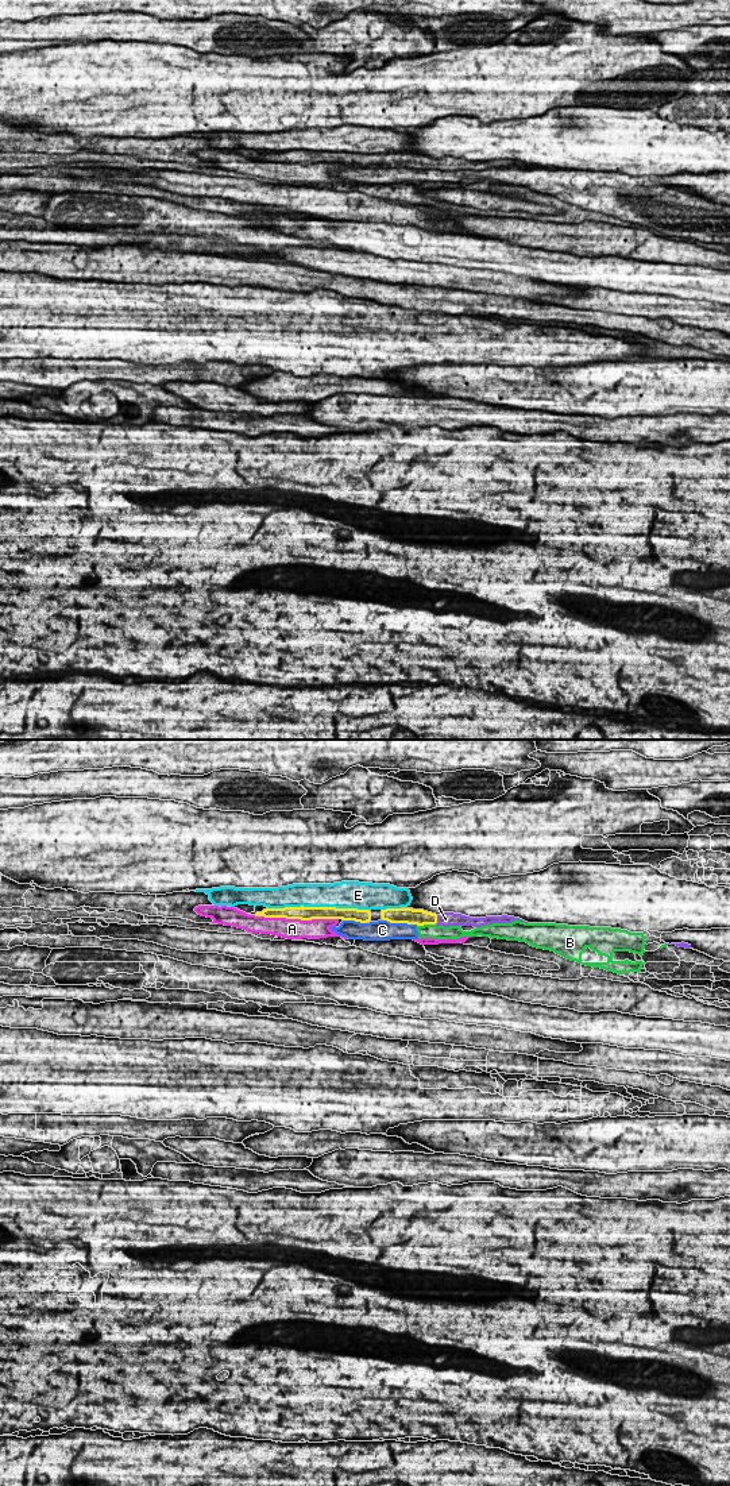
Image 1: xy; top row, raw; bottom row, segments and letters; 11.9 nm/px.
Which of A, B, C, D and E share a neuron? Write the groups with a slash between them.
A / B C / D / E

